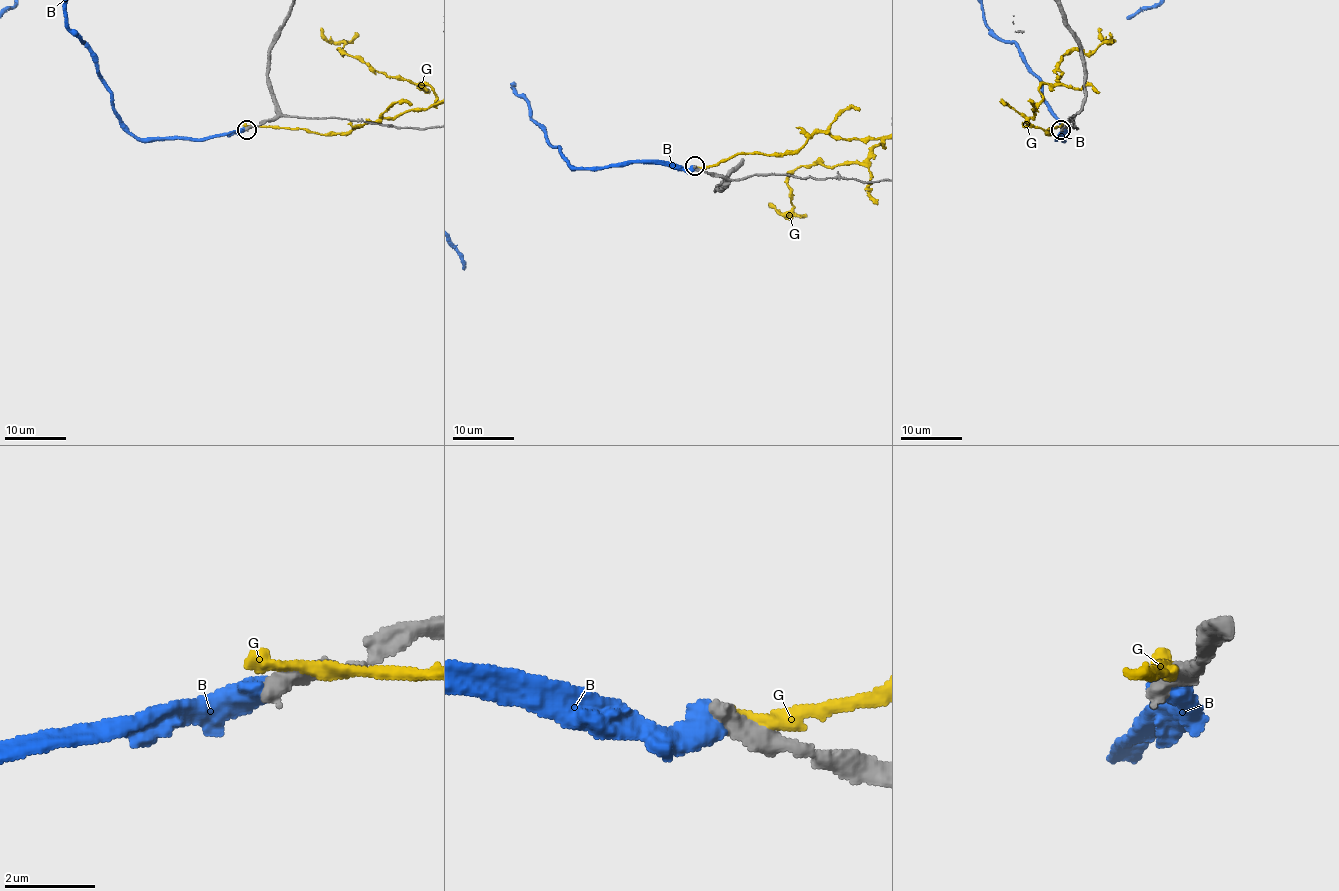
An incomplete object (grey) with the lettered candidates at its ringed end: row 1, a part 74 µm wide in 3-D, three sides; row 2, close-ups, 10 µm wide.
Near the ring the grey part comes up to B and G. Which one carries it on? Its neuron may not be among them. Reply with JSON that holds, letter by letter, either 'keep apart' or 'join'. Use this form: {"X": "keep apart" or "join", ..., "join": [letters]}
{"B": "keep apart", "G": "keep apart", "join": []}

